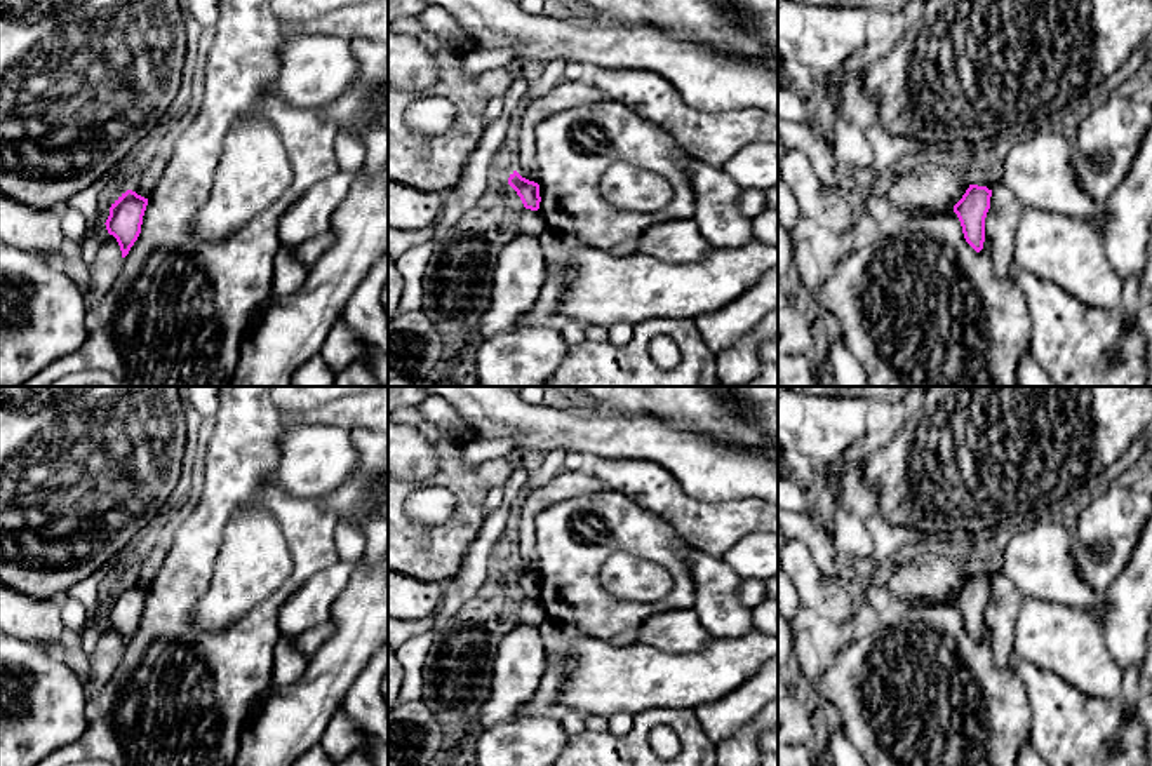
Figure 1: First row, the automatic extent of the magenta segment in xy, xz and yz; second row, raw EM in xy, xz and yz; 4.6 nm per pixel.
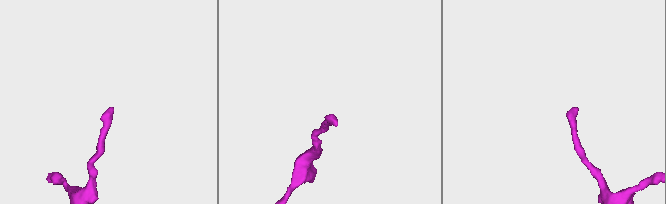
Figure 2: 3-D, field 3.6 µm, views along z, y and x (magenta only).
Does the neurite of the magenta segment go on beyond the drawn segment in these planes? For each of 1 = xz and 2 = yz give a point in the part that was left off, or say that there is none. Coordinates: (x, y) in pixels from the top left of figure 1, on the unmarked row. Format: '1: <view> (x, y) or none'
1: none
2: none

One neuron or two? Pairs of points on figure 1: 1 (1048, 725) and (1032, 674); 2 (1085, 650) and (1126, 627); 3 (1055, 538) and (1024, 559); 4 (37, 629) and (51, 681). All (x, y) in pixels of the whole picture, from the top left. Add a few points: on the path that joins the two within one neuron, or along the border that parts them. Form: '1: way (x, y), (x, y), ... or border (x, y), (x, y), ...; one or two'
1: way (1048, 712), (1048, 693), (1041, 686); one
2: border (1100, 622), (1104, 643), (1123, 672); two
3: way (1048, 545), (1031, 559); one
4: border (18, 636), (60, 658); two

